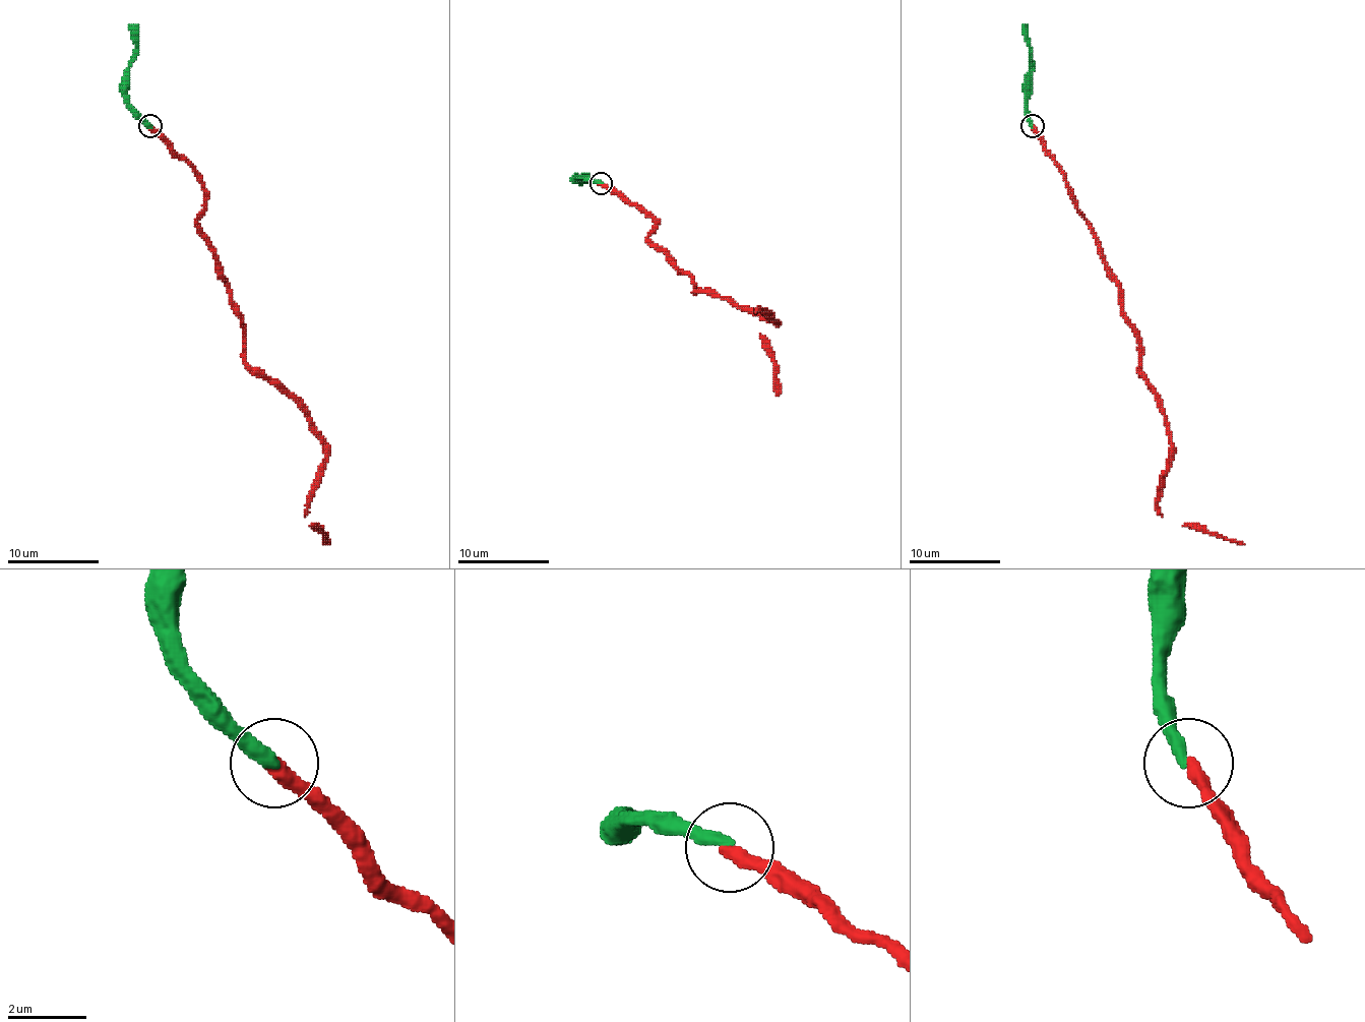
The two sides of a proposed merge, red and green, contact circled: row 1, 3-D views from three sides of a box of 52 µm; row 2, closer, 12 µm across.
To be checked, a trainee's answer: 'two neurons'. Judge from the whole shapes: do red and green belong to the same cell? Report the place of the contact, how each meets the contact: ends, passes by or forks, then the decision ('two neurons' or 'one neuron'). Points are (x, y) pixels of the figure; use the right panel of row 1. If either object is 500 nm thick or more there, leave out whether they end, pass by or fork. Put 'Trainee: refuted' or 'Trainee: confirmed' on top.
Trainee: refuted
at (1032, 126); red ends there; green ends there; one neuron

